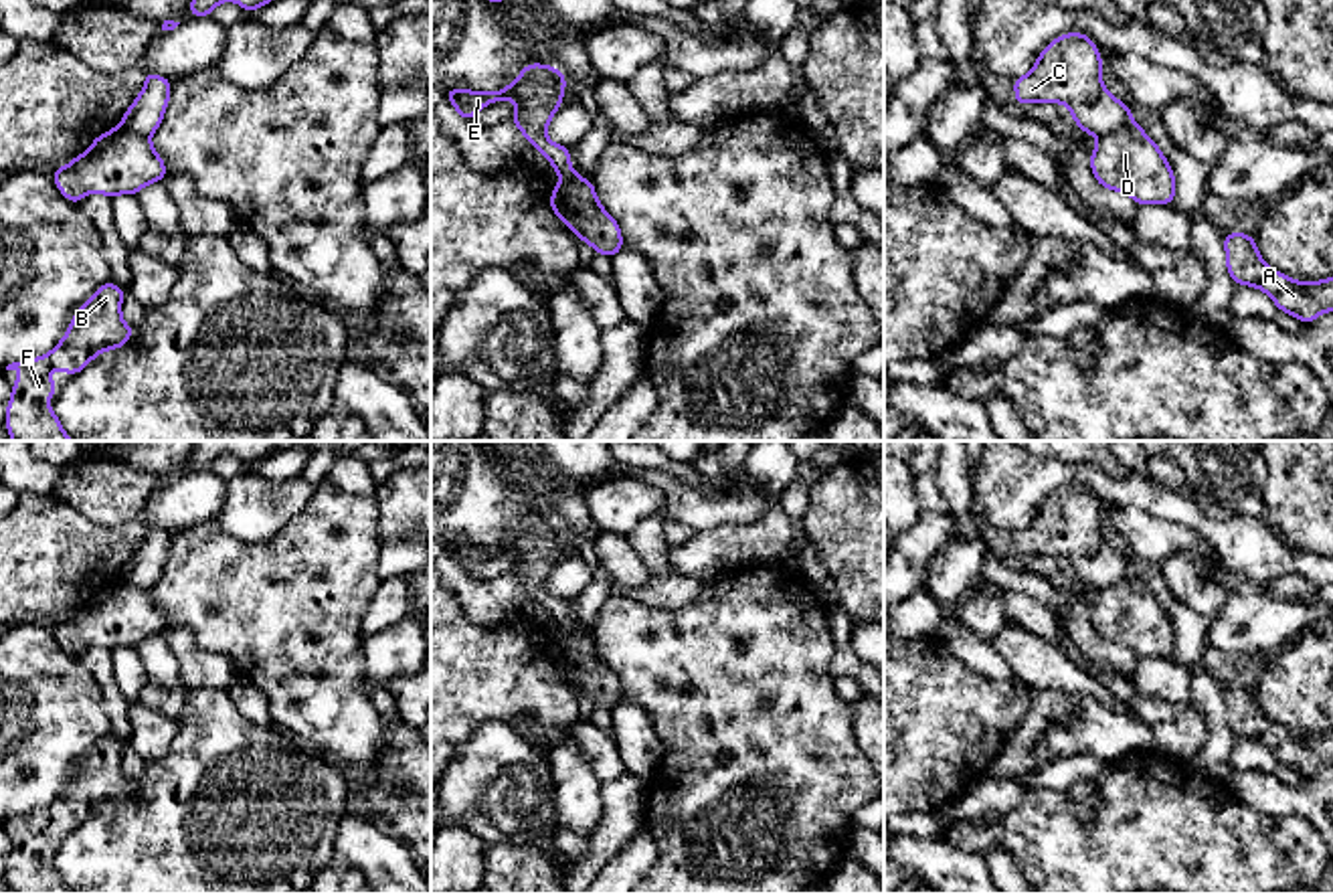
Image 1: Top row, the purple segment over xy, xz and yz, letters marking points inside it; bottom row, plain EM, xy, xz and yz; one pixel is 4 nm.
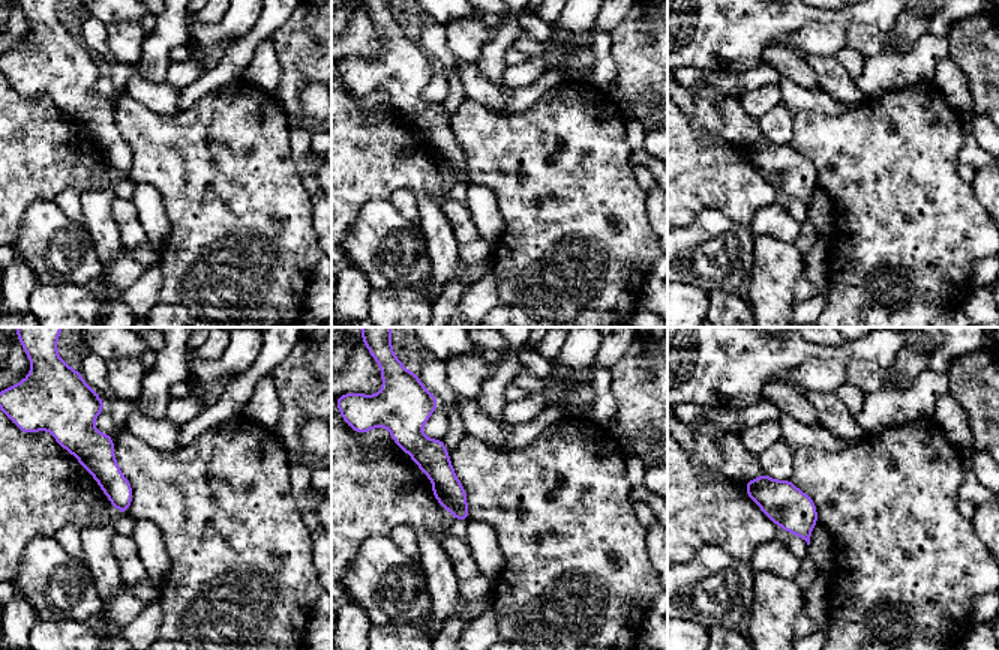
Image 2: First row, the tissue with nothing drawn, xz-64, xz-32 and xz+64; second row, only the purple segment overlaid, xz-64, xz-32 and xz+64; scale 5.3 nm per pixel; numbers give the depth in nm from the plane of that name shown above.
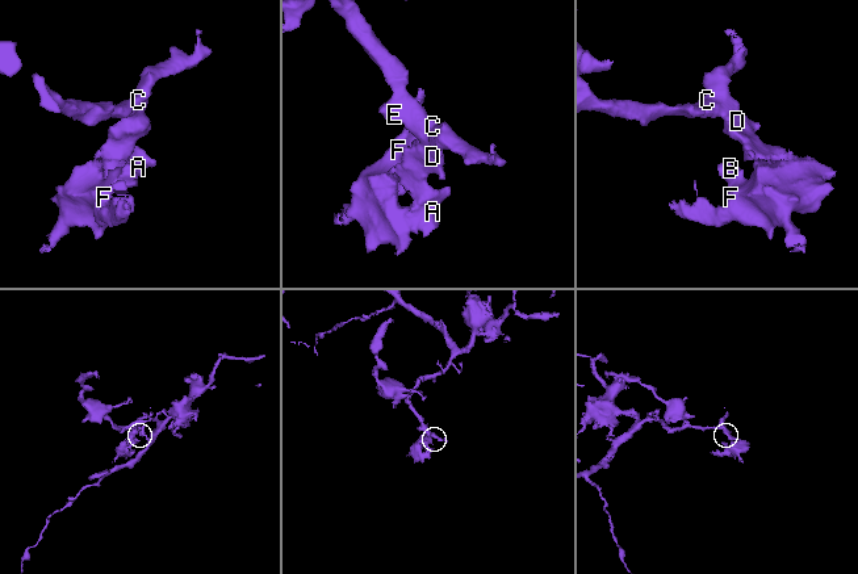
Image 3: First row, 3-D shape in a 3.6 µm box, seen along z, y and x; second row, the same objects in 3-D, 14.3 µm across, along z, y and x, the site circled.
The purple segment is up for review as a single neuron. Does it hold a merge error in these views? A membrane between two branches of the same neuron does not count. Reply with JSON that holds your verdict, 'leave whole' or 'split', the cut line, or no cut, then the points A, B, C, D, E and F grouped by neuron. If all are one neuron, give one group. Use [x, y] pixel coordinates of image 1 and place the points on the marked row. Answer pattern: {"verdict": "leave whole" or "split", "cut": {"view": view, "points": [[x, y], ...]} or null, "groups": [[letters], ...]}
{"verdict": "split", "cut": {"view": "xz", "points": [[561, 183], [599, 207]]}, "groups": [["A", "B", "D", "F"], ["C", "E"]]}

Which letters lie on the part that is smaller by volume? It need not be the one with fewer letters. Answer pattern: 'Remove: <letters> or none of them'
Remove: A, B, D, F

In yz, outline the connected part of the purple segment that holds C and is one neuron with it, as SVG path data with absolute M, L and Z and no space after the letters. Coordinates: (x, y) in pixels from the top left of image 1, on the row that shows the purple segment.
M1066 32L1038 55L1028 75L1013 79L1015 103L1068 105L1082 131L1108 136L1127 125L1133 111L1106 91L1100 73L1098 47L1084 32Z

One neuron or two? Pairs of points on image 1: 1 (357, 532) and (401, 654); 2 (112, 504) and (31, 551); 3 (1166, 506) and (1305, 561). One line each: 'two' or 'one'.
1: two
2: two
3: one

